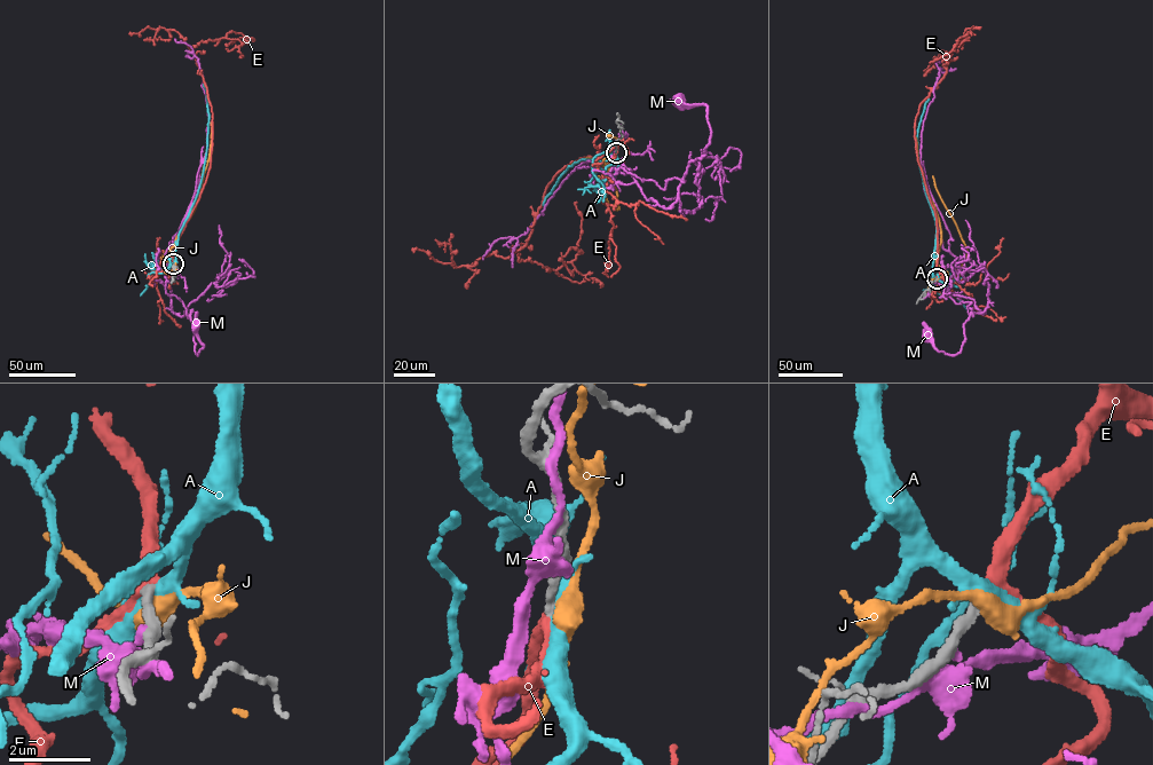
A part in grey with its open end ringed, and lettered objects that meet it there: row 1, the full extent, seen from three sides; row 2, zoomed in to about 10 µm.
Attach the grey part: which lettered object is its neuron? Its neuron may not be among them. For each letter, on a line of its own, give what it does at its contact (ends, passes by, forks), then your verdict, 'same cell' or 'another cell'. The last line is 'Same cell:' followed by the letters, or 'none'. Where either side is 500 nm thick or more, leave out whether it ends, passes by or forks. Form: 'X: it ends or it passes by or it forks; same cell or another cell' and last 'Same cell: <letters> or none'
A: it forks; another cell
E: it passes by; same cell
J: it passes by; another cell
M: it passes by; another cell
Same cell: E

